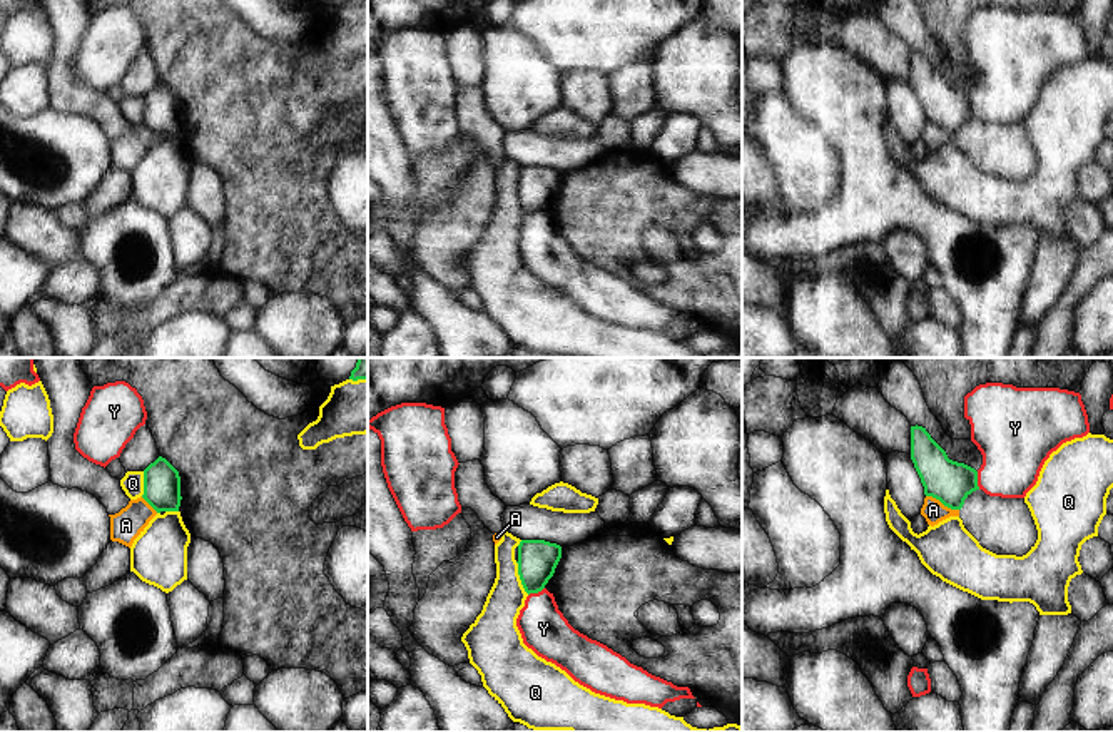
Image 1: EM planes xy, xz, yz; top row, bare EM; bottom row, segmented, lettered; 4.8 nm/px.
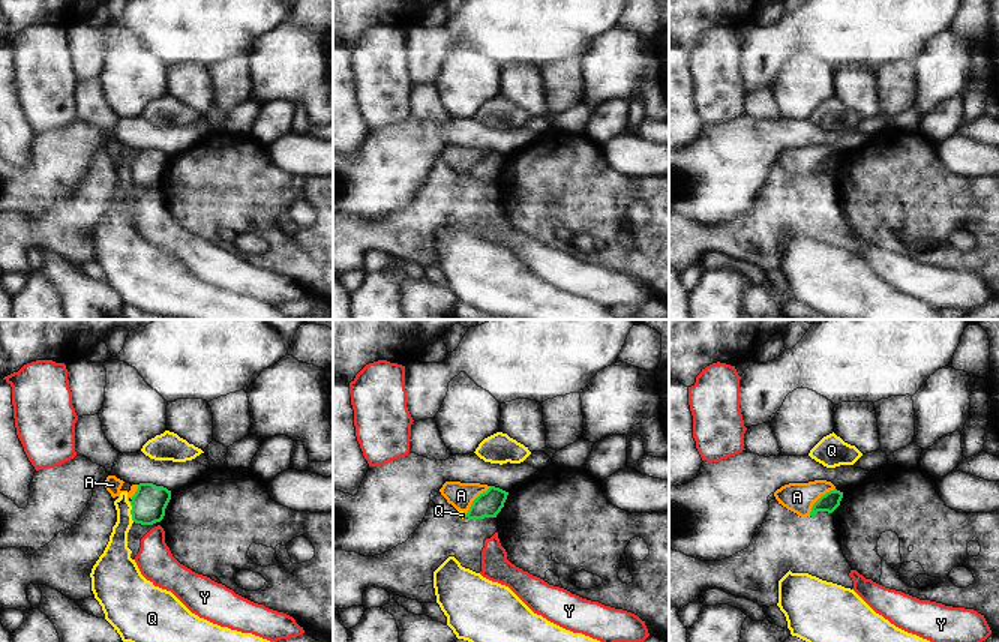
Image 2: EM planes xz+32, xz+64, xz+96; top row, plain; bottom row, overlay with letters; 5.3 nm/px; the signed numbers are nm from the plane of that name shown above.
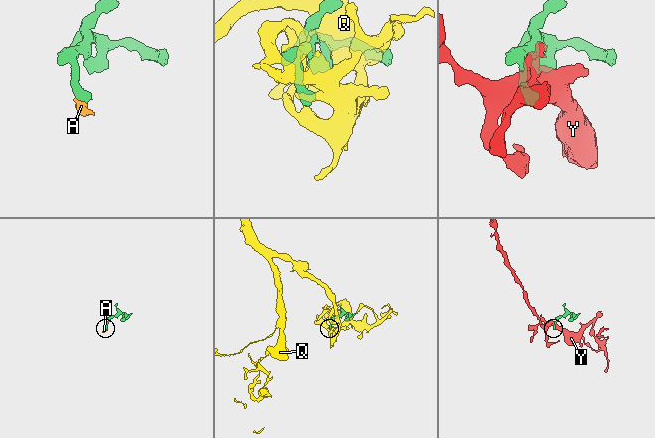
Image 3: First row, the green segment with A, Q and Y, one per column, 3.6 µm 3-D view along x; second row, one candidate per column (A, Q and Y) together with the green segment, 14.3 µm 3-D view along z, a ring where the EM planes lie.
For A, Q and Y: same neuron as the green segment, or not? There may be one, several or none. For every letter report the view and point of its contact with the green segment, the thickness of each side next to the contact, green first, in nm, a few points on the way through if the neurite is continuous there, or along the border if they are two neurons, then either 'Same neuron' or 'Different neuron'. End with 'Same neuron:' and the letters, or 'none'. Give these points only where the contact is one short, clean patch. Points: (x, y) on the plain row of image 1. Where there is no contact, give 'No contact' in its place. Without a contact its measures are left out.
A: Touches green at yz (943, 129). Thickness 200 nm (green) against 110 nm. Boundary: yz (926, 121), (958, 136). Different neuron
Q: Touches green at xz (520, 204). Thickness 190 nm (green) against 190 nm. Different neuron
Y: Touches green at yz (976, 106). Thickness 200 nm (green) against 320 nm. Different neuron
Same neuron: none

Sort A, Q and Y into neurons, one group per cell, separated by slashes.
A / Q / Y

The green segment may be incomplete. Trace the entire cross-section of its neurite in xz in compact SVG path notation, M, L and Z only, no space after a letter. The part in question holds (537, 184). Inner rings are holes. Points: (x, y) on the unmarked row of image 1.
M521 165L518 170L518 201L525 217L538 219L553 202L562 172L545 165Z

